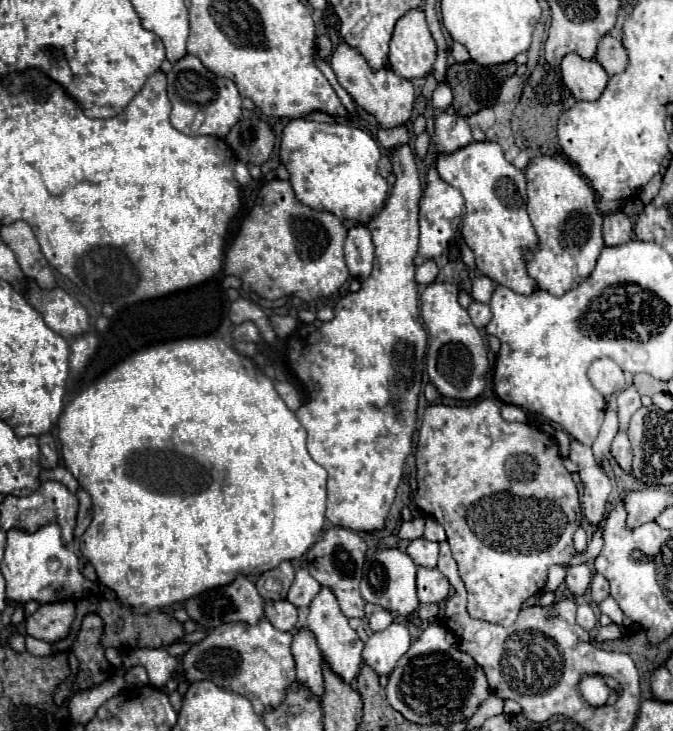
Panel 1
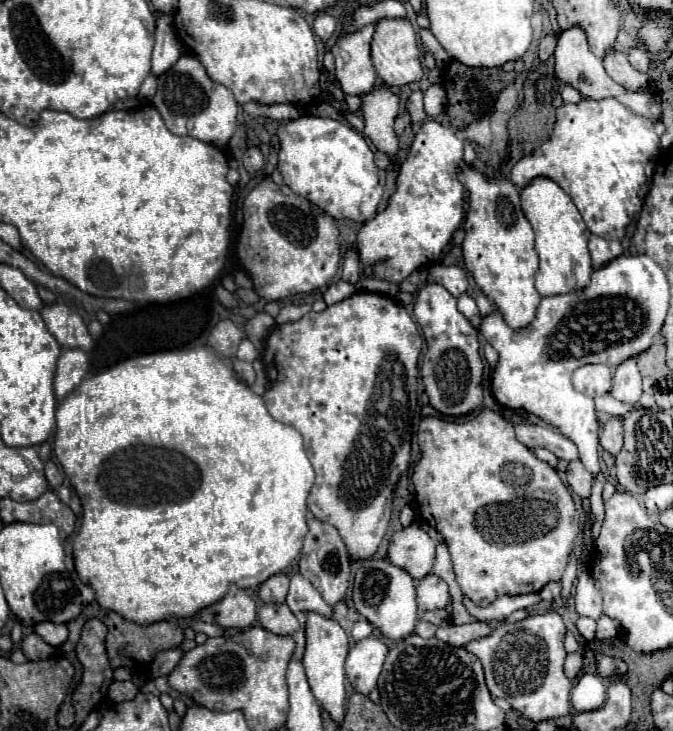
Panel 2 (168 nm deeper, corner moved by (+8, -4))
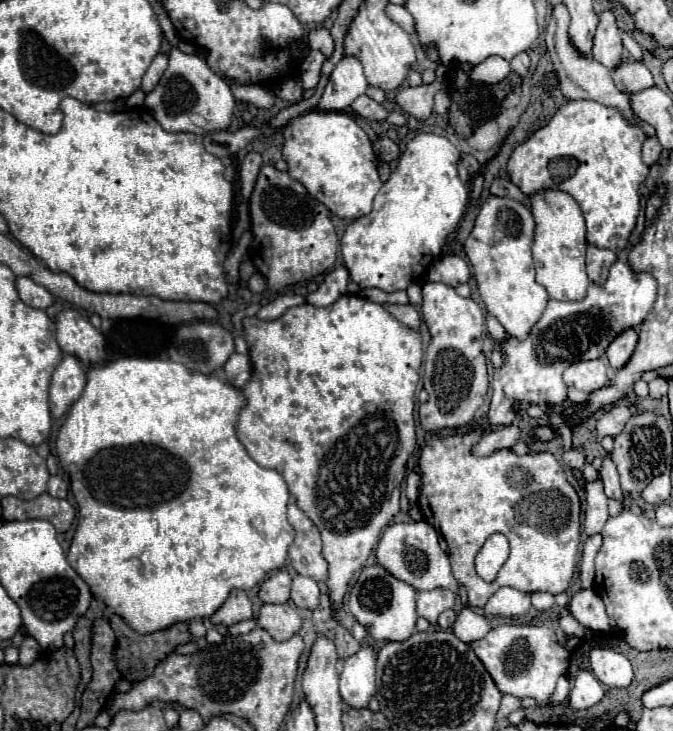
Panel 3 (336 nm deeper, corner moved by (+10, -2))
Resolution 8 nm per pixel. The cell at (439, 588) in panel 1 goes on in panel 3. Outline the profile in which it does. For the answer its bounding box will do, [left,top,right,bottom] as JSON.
[417,588,455,626]

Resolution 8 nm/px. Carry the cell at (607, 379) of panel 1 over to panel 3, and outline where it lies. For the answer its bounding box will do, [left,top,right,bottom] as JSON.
[563,360,609,394]

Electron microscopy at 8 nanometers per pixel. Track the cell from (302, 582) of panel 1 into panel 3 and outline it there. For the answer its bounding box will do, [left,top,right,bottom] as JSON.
[291,574,321,610]

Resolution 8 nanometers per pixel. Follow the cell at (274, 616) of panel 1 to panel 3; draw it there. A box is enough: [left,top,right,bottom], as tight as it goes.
[257,604,301,640]

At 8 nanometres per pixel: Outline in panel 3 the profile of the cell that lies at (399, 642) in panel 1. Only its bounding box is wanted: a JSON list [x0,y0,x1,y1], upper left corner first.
[339,648,375,708]

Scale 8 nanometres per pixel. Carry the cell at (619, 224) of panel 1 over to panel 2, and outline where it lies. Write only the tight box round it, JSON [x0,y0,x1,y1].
[589,236,623,268]

